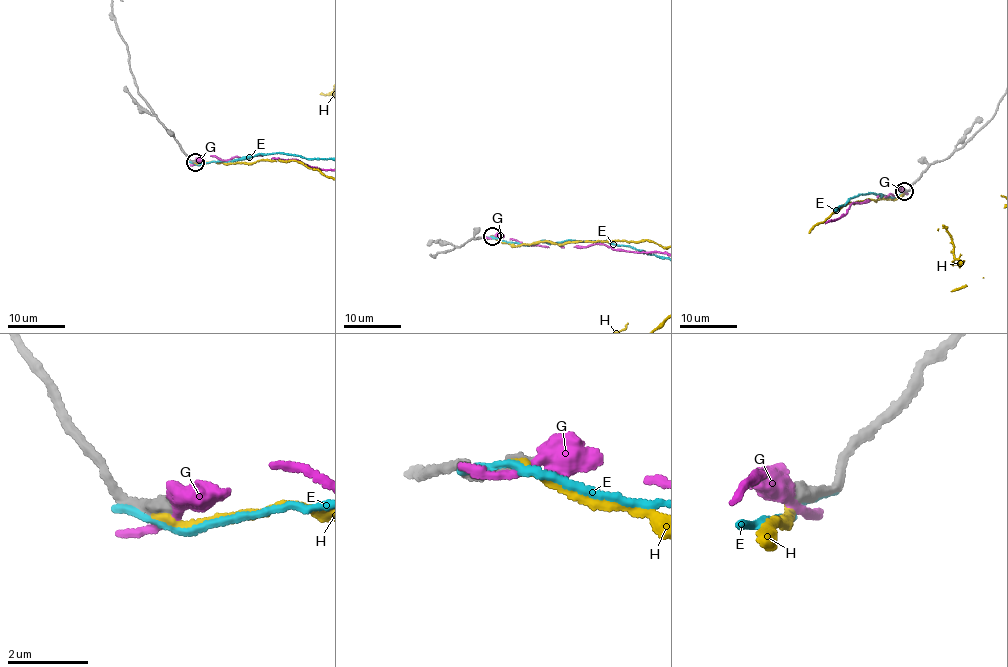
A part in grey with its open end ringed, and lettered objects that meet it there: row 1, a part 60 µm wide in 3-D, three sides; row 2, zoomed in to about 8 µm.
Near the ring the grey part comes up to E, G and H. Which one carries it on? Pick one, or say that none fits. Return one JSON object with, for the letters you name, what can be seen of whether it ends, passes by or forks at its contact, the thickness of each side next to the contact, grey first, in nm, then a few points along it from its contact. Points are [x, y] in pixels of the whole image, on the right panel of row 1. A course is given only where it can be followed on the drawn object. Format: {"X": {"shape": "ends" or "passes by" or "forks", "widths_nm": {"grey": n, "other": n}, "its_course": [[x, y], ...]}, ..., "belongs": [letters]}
{"H": {"shape": "ends", "widths_nm": {"grey": 400, "other": 200}}, "belongs": ["H"]}

